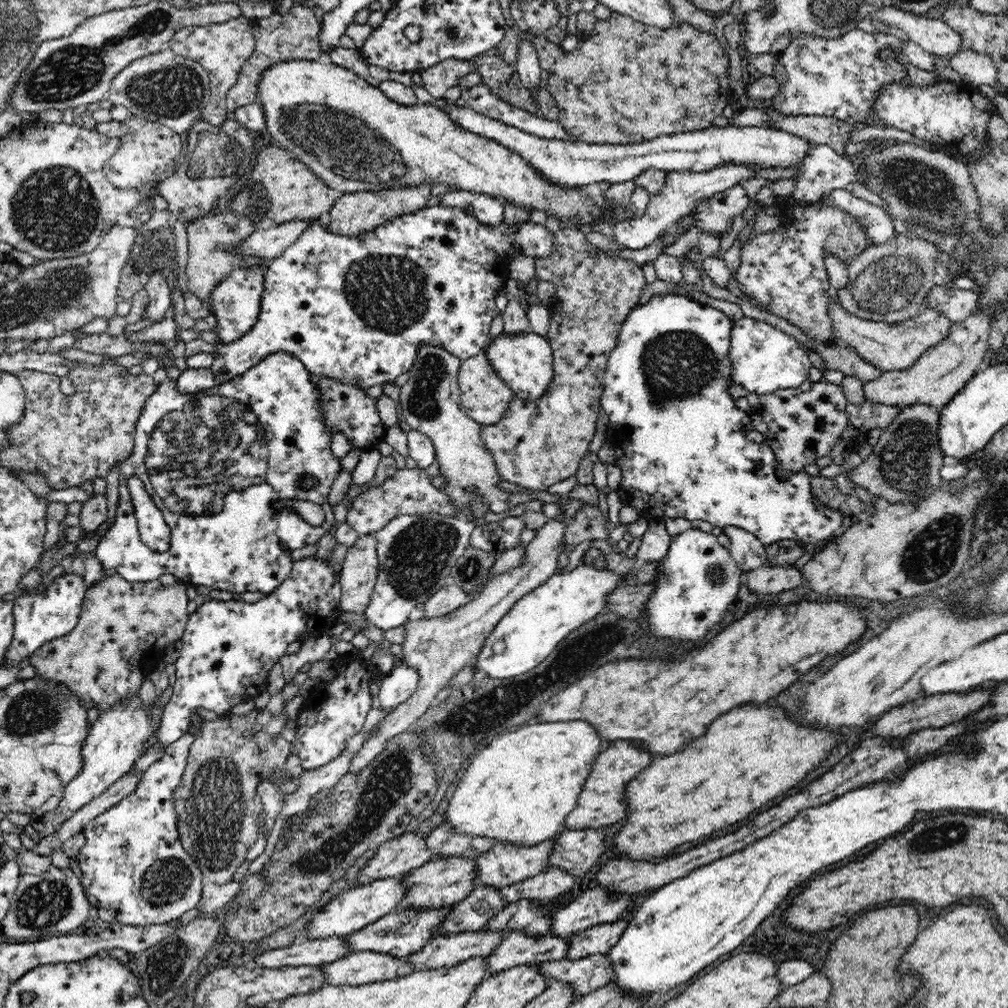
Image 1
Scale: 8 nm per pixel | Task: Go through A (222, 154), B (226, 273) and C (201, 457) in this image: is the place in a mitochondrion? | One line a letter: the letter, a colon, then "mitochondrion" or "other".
A: mitochondrion
B: other
C: mitochondrion

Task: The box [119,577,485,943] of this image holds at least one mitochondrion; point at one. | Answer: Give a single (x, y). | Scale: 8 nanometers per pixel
(389, 781)

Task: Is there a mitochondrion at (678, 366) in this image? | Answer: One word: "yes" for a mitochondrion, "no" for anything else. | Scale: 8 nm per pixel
yes

